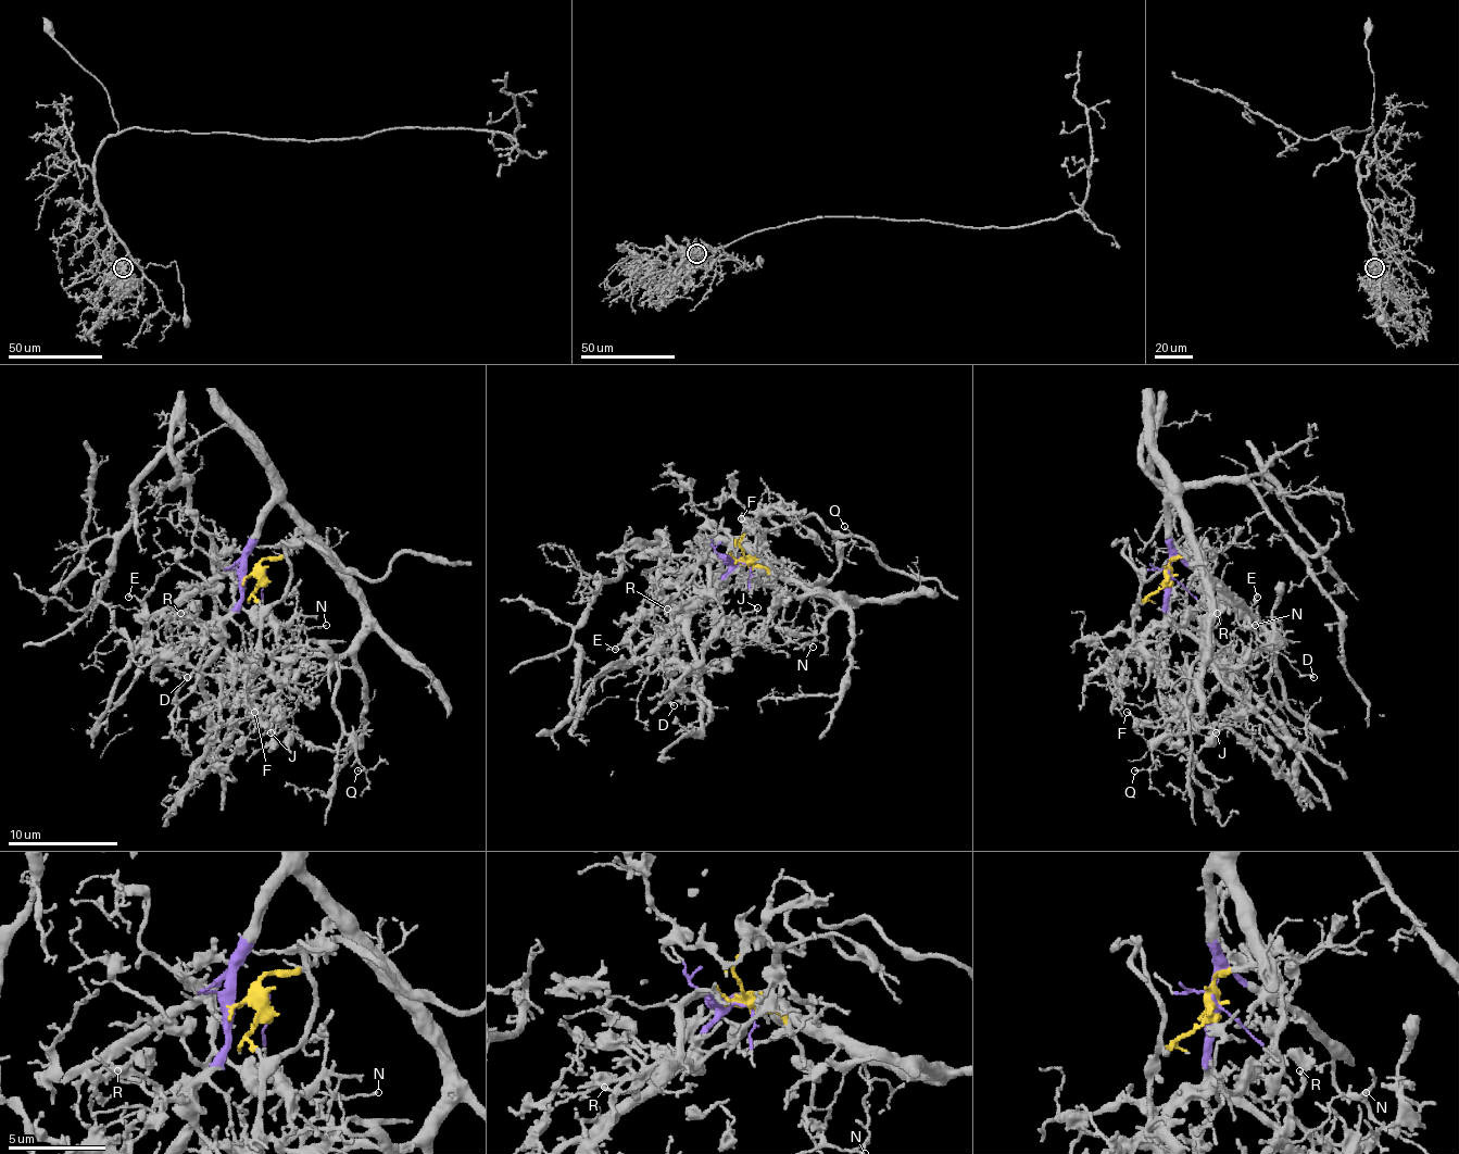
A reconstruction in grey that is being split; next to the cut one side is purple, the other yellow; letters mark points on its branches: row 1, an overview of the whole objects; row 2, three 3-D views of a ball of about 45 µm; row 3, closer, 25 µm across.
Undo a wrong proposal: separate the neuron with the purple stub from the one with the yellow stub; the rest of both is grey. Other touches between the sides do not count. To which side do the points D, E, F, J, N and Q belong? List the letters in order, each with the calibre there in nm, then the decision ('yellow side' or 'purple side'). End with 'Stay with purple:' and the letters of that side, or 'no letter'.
D: 160 nm | purple side
E: 120 nm | purple side
F: 160 nm | yellow side
J: 150 nm | yellow side
N: 110 nm | purple side
Q: 110 nm | purple side
Stay with purple: D, E, N, Q

